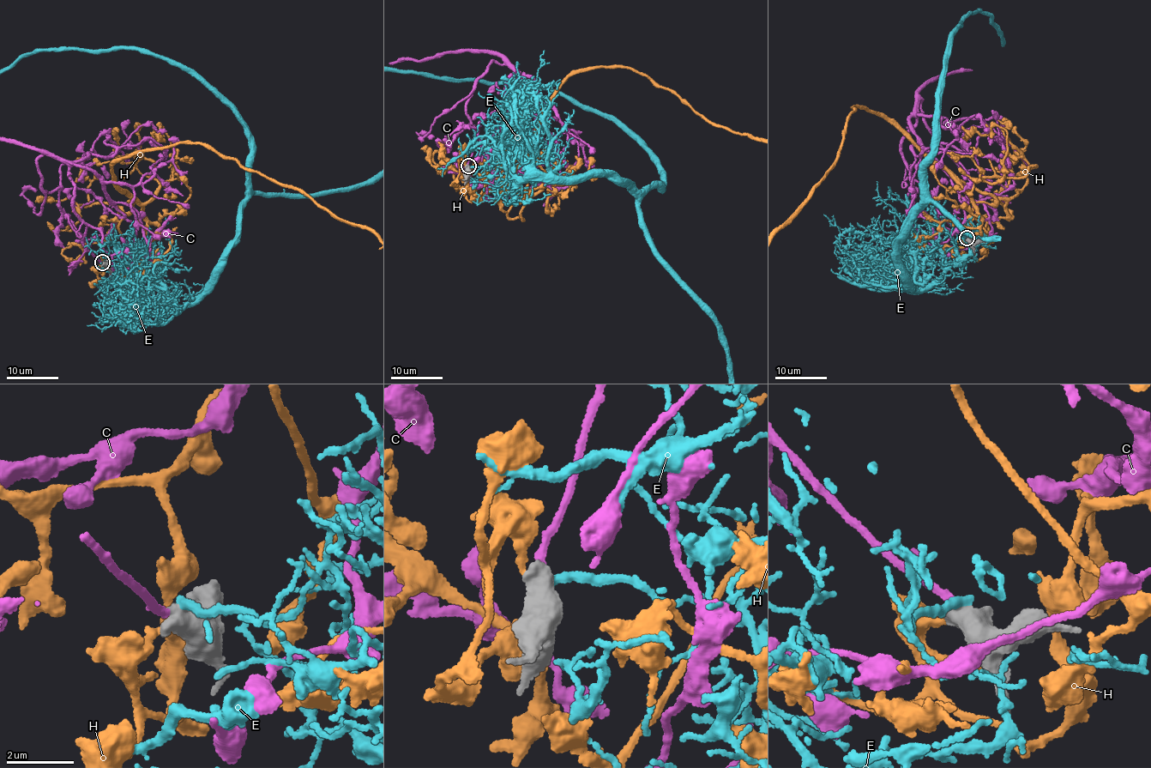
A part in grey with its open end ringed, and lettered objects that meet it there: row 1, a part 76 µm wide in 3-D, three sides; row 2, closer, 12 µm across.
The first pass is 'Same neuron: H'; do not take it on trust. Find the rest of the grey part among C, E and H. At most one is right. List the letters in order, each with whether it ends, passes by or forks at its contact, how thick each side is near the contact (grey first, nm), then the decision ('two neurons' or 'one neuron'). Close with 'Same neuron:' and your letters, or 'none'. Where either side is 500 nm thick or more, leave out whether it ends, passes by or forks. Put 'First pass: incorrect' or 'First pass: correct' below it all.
C: calibres 650 and 220 nm; one neuron
E: calibres 700 and 280 nm; two neurons
H: calibres 650 and 220 nm; two neurons
Same neuron: C
First pass: incorrect

